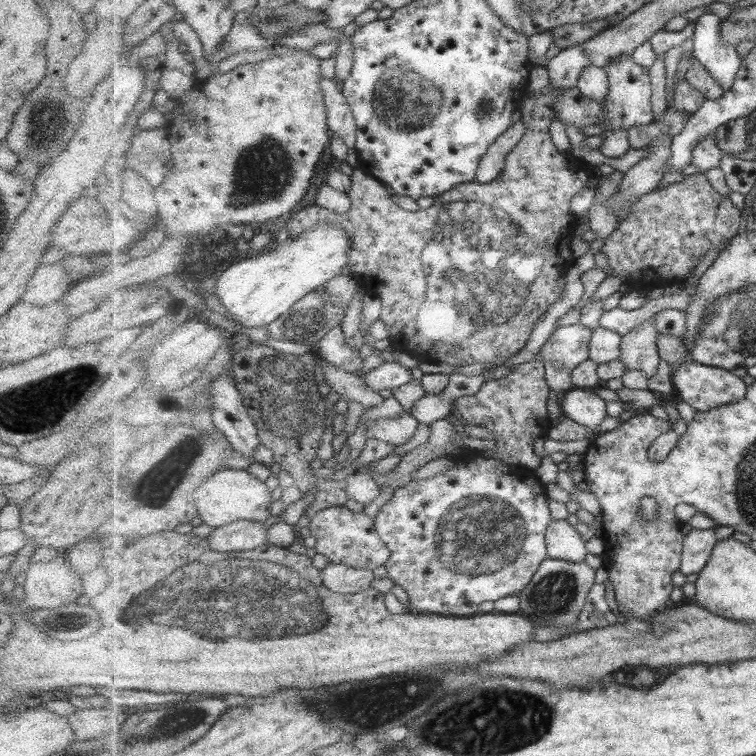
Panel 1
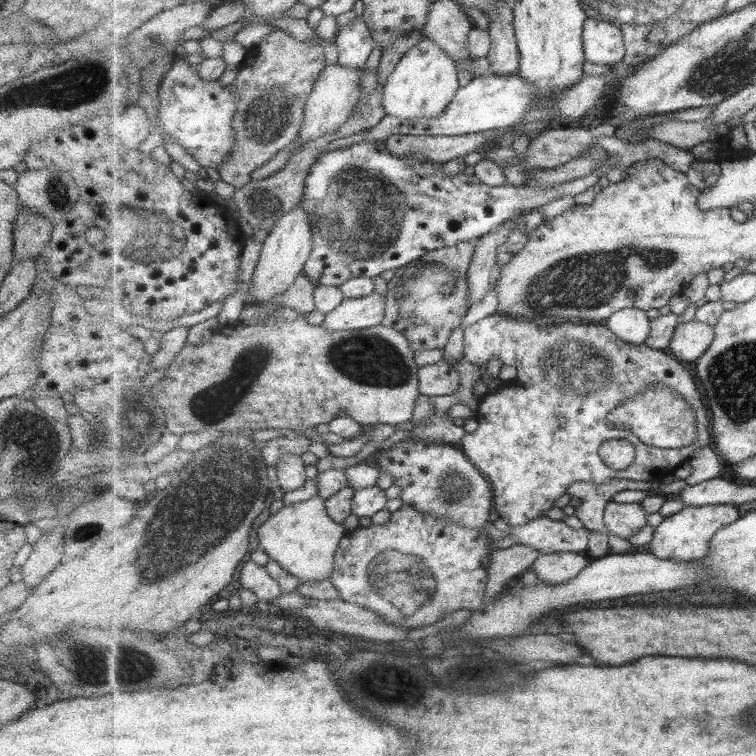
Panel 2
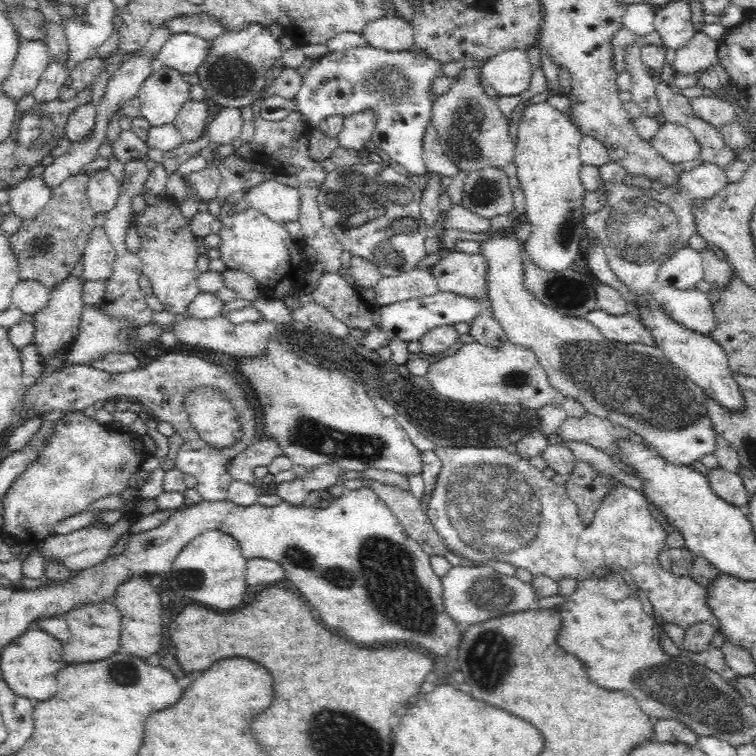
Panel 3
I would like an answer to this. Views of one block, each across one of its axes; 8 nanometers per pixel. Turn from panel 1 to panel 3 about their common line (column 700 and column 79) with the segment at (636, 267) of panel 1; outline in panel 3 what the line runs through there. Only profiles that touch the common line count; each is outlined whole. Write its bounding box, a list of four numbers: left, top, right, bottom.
[9,172,95,290]

